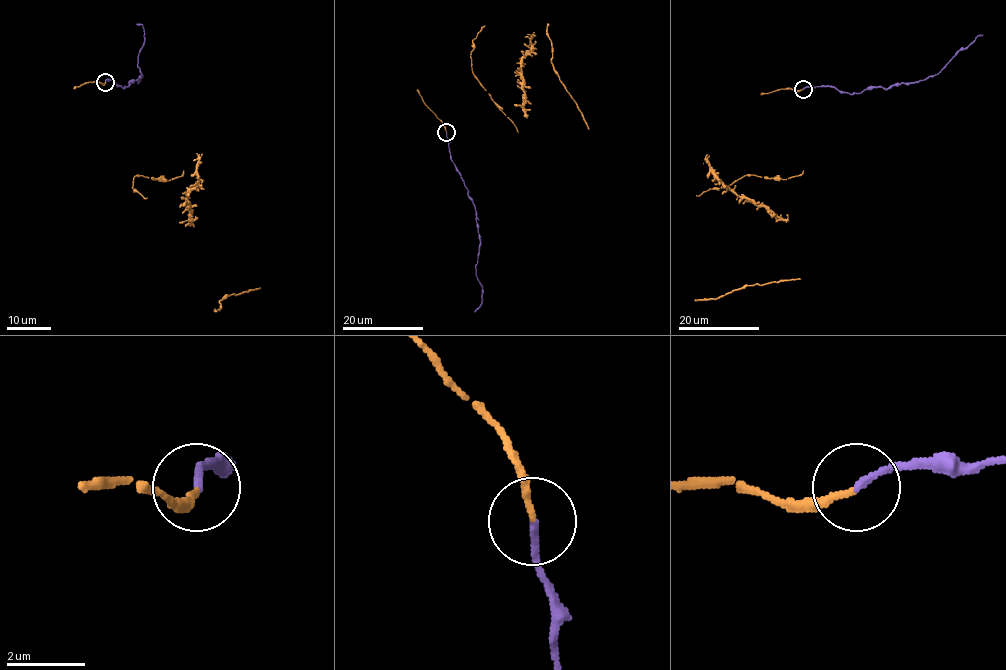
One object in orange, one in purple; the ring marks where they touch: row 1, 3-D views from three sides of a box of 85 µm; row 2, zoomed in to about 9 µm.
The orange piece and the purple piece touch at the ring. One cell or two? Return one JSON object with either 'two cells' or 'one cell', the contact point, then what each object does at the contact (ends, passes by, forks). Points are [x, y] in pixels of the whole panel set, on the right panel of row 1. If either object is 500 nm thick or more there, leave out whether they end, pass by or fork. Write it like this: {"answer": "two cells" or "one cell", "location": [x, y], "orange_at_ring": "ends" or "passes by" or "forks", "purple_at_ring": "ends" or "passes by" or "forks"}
{"answer": "two cells", "location": [803, 89], "orange_at_ring": "ends", "purple_at_ring": "ends"}

